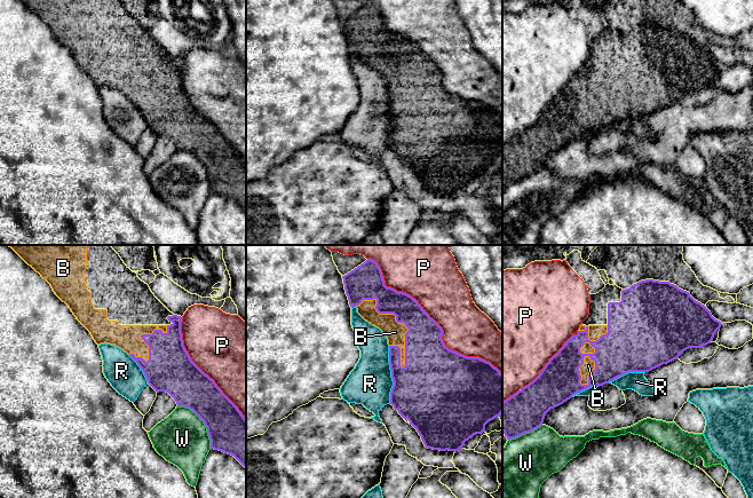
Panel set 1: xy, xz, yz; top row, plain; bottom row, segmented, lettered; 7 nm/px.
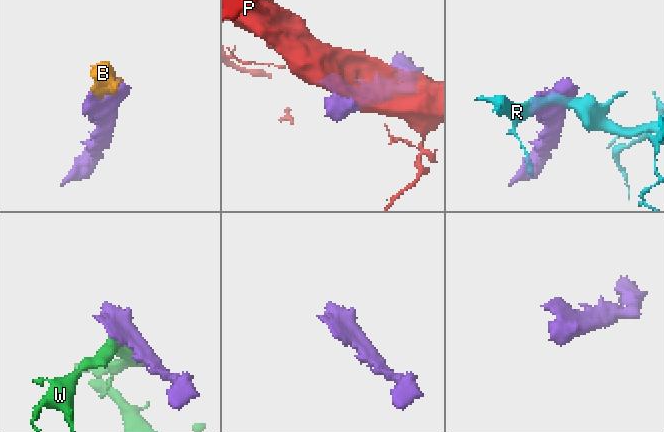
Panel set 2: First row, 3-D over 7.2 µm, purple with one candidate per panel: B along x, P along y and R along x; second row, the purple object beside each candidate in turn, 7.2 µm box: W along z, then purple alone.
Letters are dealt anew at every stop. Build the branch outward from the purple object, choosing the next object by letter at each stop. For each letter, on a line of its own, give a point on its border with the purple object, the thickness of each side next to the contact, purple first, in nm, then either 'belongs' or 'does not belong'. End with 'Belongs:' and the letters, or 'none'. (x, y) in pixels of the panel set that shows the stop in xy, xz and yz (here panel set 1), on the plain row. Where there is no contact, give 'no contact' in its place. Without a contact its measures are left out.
B: yz (592, 97) | 340/90 nm | belongs
P: xz (434, 64) | 300/360 nm | does not belong
R: xz (391, 118) | 440/300 nm | does not belong
W: xy (204, 166) | 300/360 nm | does not belong
Belongs: B

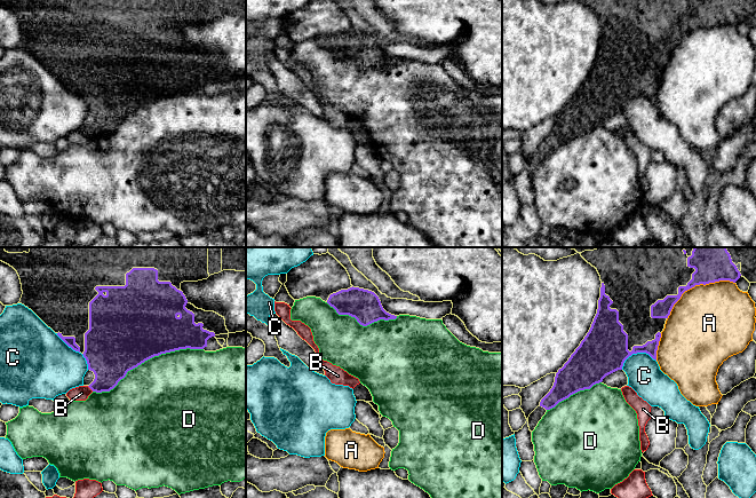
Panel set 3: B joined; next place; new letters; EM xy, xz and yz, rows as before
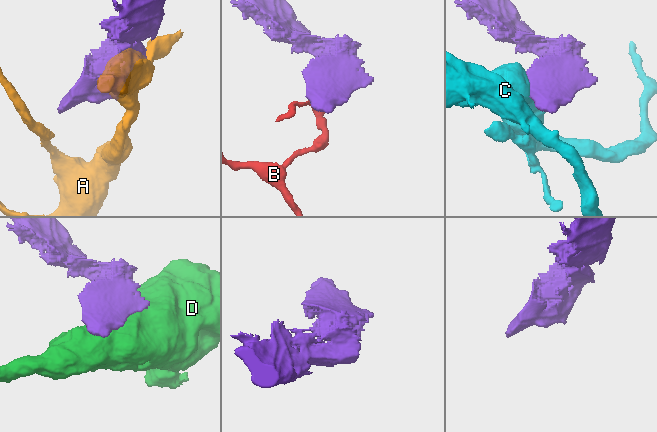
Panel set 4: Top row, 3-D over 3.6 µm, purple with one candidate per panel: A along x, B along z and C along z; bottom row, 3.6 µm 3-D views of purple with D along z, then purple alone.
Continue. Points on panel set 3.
A: yz (695, 28) | 190/460 nm | does not belong
B: xy (90, 132) | 300/110 nm | does not belong
C: yz (636, 96) | 320/240 nm | does not belong
D: xy (146, 103) | 500/500 nm | does not belong
Belongs: none

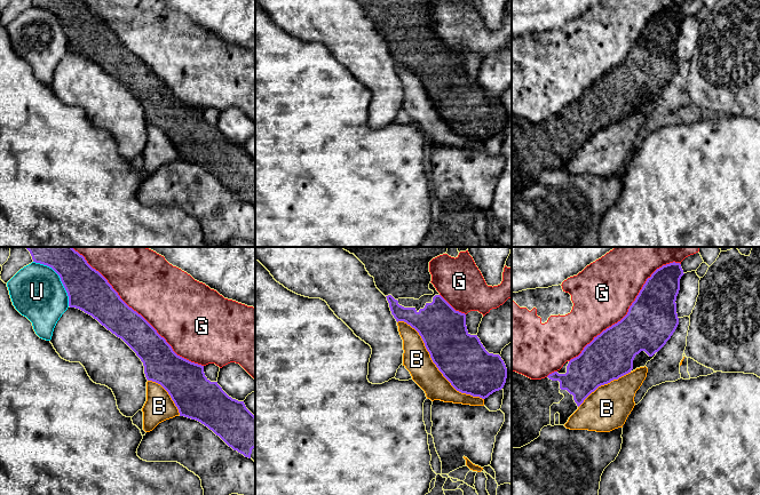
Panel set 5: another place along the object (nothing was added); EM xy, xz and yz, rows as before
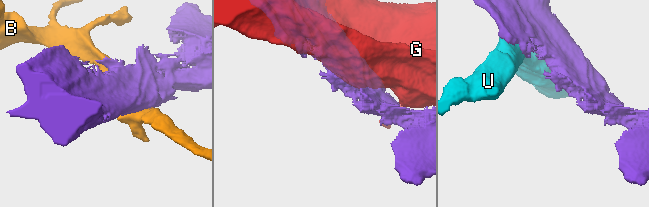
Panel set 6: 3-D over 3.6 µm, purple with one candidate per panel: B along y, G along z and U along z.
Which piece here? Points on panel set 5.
B: xz (435, 108) | 360/190 nm | does not belong
G: xy (142, 61) | 220/440 nm | does not belong
U: xy (60, 21) | 300/380 nm | does not belong
Belongs: none

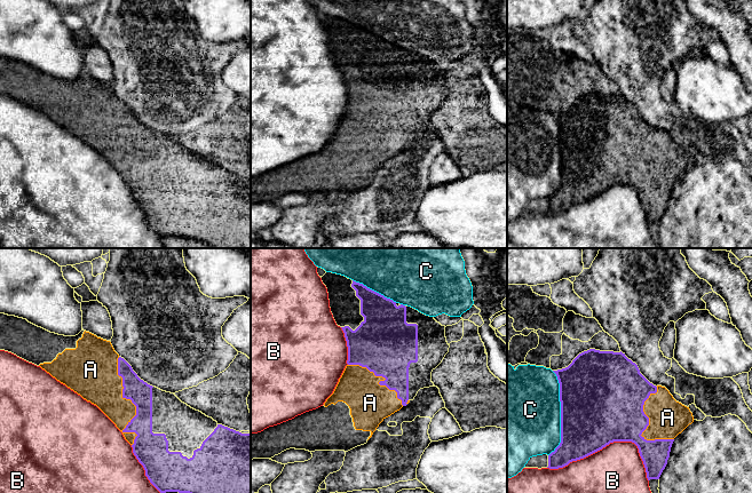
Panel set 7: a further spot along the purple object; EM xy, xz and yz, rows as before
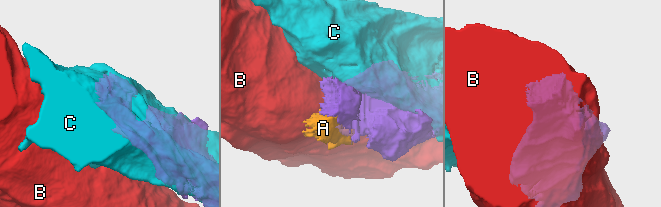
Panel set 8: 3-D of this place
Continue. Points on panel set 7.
A: xy (133, 146) | 170/280 nm | belongs
B: yz (609, 187) | 500/440 nm | does not belong
C: yz (561, 157) | 500/500 nm | does not belong
Belongs: A

